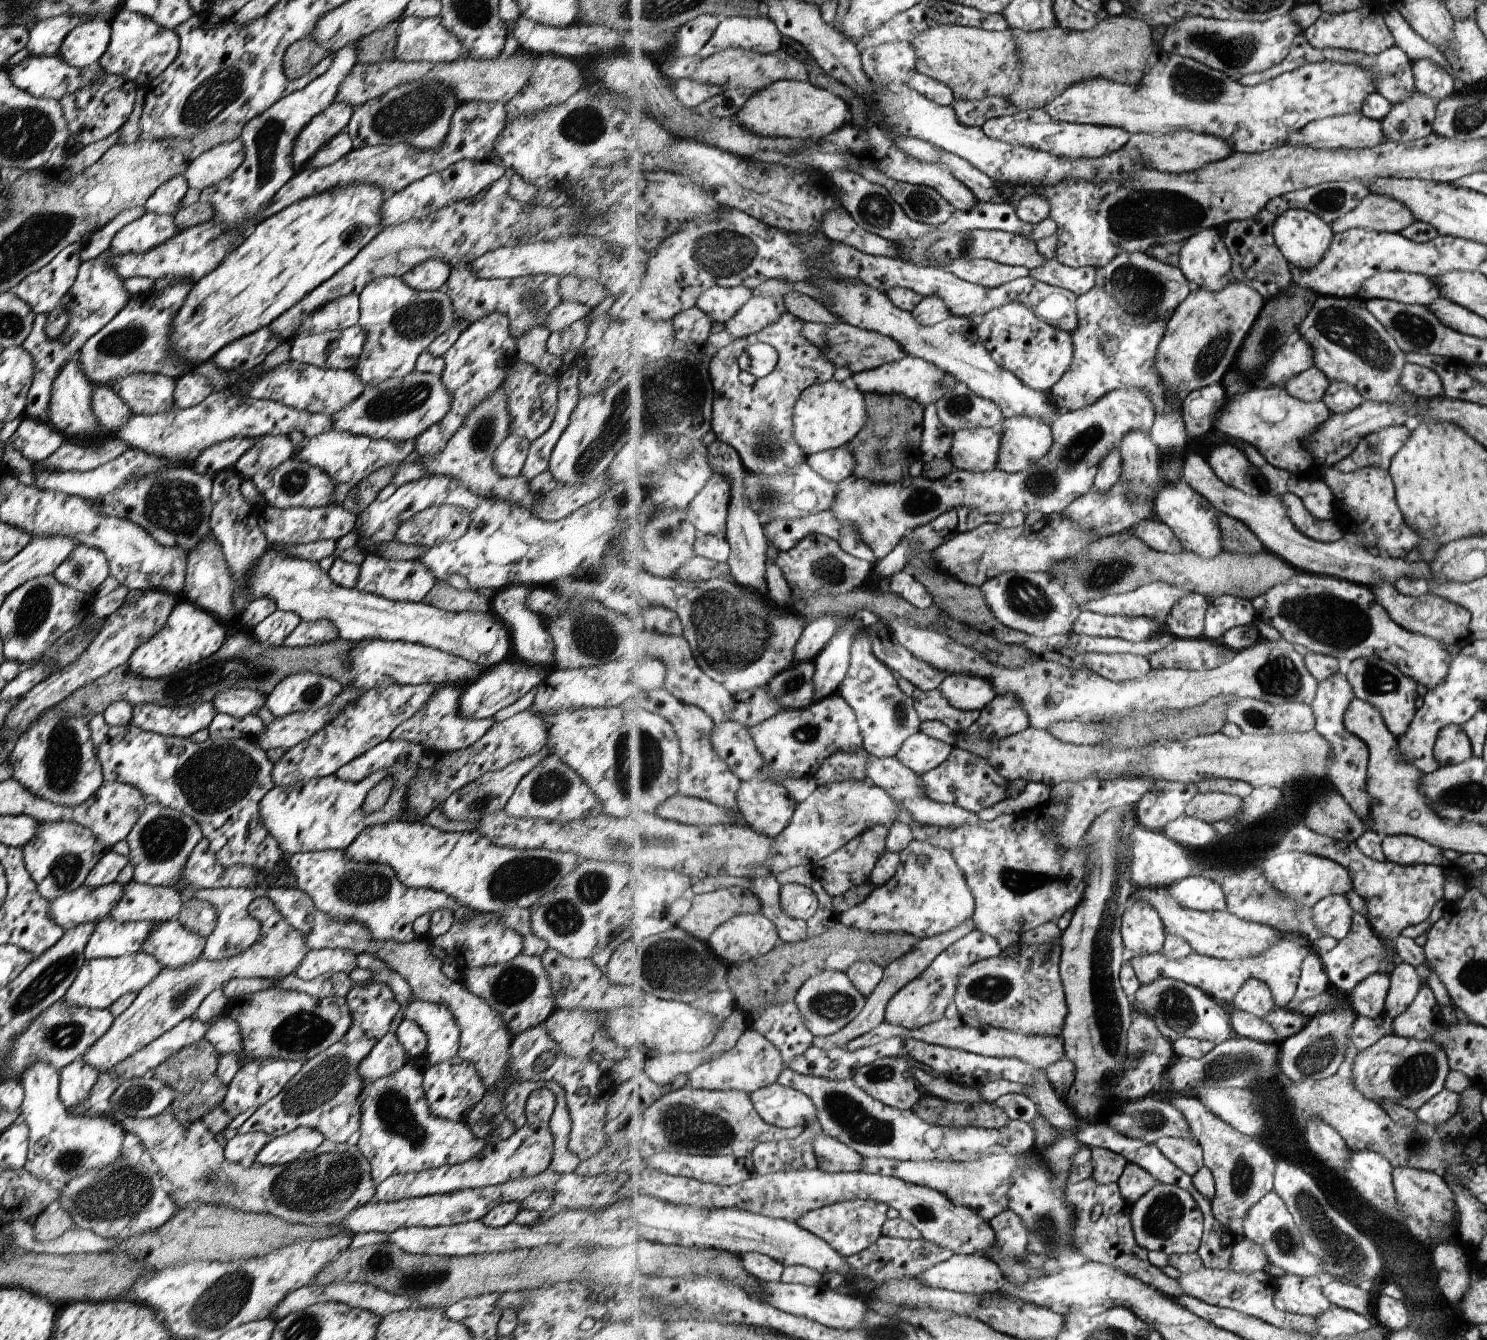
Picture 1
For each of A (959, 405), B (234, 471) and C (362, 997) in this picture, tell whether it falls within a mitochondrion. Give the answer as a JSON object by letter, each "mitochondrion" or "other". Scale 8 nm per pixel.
{"A":"mitochondrion","B":"other","C":"other"}

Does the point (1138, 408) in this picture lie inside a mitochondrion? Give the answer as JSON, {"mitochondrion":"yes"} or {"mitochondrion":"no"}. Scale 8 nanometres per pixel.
{"mitochondrion":"no"}

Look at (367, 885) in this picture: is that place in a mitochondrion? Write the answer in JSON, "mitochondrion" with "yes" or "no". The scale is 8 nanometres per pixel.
{"mitochondrion":"yes"}

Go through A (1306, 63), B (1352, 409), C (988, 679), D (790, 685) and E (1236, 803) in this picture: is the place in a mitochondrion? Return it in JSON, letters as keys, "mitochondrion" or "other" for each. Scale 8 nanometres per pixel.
{"A":"other","B":"other","C":"other","D":"mitochondrion","E":"other"}

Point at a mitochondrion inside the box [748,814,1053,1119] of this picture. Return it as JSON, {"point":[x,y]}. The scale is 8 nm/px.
{"point":[994,988]}

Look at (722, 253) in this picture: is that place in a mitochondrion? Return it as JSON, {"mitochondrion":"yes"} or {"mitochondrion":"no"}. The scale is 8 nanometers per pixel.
{"mitochondrion":"yes"}

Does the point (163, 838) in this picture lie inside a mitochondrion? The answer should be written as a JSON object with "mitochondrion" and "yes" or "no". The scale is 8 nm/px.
{"mitochondrion":"yes"}

